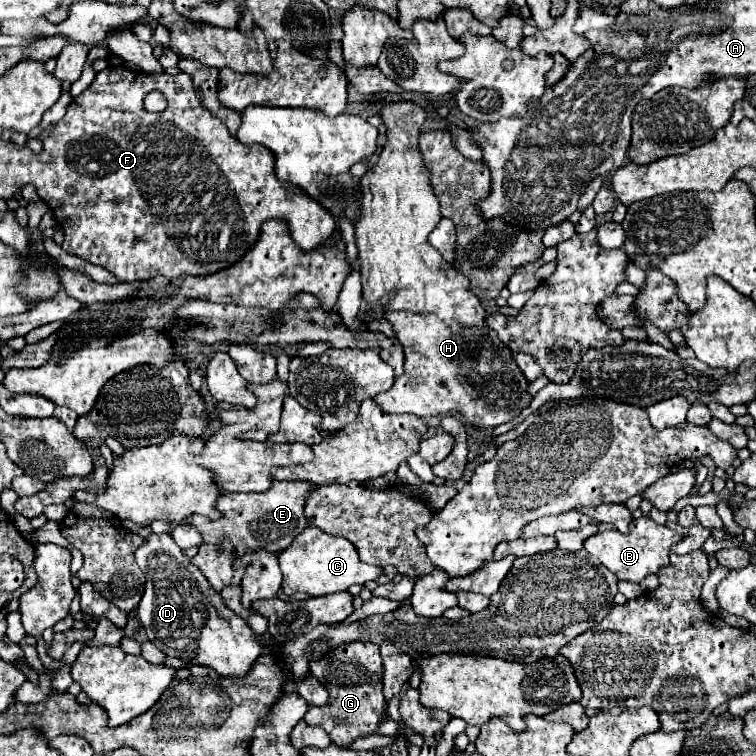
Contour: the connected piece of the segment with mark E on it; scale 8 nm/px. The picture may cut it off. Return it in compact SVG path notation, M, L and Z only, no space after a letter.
M273 481L271 487L263 493L223 493L215 503L215 509L221 513L221 519L211 521L201 515L191 515L191 519L183 519L181 525L193 525L201 533L203 543L213 545L213 543L221 543L223 537L231 539L235 547L235 557L241 557L245 551L253 547L261 547L269 553L277 553L277 551L283 551L305 529L303 507L305 507L305 499L309 491L311 491L311 483L305 483L305 481Z

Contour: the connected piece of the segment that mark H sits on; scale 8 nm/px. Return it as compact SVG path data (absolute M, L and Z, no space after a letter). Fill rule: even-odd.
M401 101L401 103L387 103L381 109L381 119L383 125L387 127L387 143L379 155L379 161L361 177L361 217L359 223L355 223L355 243L359 249L359 271L361 271L361 285L363 285L363 299L367 301L369 307L373 307L377 303L377 299L381 299L385 293L391 293L393 297L389 299L389 303L385 305L385 319L393 323L393 329L397 333L399 343L403 345L405 351L405 373L401 377L395 379L393 387L385 393L379 393L373 397L373 401L385 411L385 413L395 413L395 415L417 415L417 417L433 417L433 415L457 415L459 419L467 421L467 423L475 423L481 429L491 429L495 425L507 423L513 417L517 417L521 413L521 409L525 409L531 403L531 397L527 395L527 379L523 377L523 373L519 371L519 367L513 361L513 353L507 349L505 343L501 343L501 339L495 335L495 331L491 331L485 325L485 309L481 307L481 301L469 291L469 279L463 277L459 271L455 271L455 267L451 267L449 263L445 263L439 255L439 251L435 251L435 247L429 245L427 237L429 233L439 225L441 221L441 213L439 213L439 201L435 197L435 193L431 191L431 175L427 173L421 149L419 149L419 135L421 135L421 127L427 119L427 113L423 111L421 105L413 103L413 101Z

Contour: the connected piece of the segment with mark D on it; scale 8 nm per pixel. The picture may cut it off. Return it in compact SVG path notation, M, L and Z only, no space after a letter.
M153 533L147 537L145 545L135 551L135 561L145 573L145 593L141 597L141 603L137 607L137 617L141 625L145 627L147 639L159 647L165 655L177 657L185 663L197 663L207 665L215 669L219 675L237 675L243 677L251 669L253 661L261 655L263 647L257 641L253 629L247 625L245 619L231 613L227 605L223 605L221 595L209 585L209 581L203 577L203 573L189 563L189 557L179 549L179 545L173 541L169 533Z

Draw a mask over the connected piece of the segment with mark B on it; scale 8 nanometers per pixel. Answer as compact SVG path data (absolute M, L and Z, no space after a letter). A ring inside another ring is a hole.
M641 517L631 523L631 531L627 535L621 535L619 531L601 531L587 537L585 549L619 579L639 583L649 573L657 573L661 567L669 563L669 549L677 541L681 541L681 535L677 531L671 531L667 525L659 525L649 517Z

